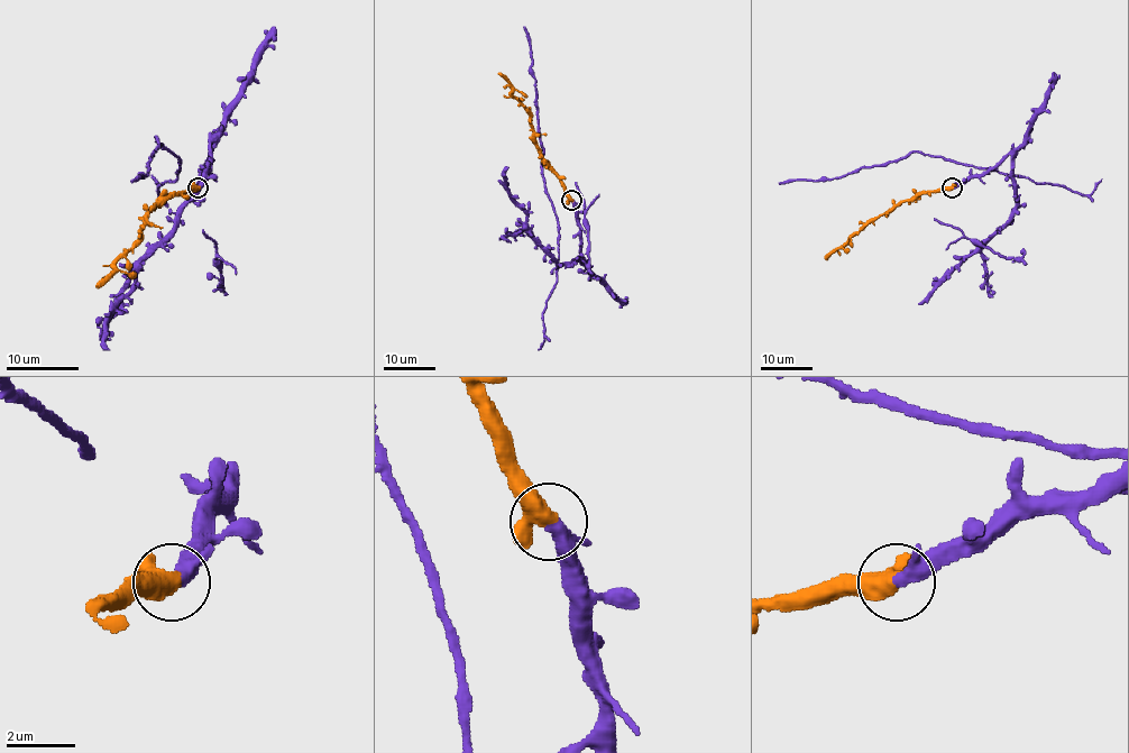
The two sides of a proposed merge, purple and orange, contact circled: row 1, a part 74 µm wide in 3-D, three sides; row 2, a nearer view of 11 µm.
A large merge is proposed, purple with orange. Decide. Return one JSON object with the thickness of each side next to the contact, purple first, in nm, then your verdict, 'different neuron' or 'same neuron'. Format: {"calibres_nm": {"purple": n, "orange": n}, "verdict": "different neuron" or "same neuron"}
{"calibres_nm": {"purple": 400, "orange": 480}, "verdict": "same neuron"}

